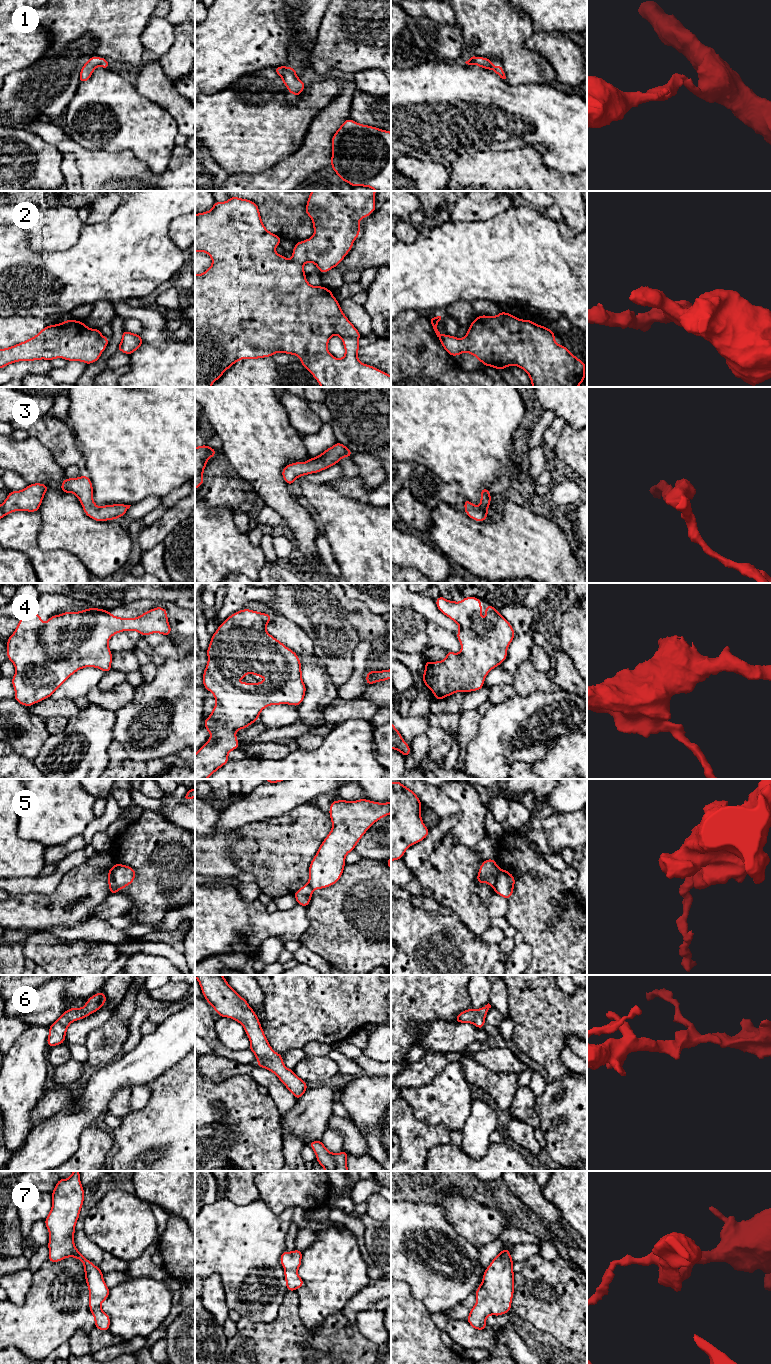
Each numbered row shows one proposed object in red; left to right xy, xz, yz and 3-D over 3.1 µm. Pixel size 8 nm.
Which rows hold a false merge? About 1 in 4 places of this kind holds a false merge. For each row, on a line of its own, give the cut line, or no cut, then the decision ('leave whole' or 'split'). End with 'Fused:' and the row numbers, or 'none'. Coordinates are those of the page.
1: no cut; leave whole
2: no cut; leave whole
3: no cut; leave whole
4: no cut; leave whole
5: cut in xy along (109, 869), (117, 891); split
6: no cut; leave whole
7: no cut; leave whole
Fused: 5

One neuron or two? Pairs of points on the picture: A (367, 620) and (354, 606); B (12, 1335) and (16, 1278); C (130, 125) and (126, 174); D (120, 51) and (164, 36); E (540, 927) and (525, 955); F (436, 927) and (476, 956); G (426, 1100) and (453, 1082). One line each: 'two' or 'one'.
A: one
B: two
C: two
D: two
E: two
F: one
G: one

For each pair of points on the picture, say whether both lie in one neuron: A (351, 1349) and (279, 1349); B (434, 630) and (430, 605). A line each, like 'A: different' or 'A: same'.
A: same
B: different

